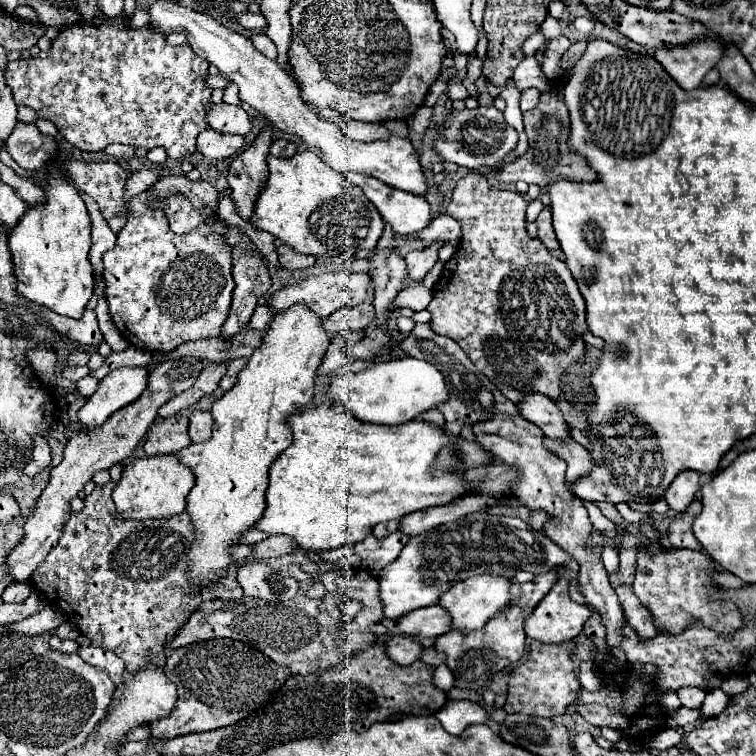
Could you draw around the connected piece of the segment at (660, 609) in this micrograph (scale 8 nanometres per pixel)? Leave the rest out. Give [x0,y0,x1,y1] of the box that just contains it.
[633,544,743,634]

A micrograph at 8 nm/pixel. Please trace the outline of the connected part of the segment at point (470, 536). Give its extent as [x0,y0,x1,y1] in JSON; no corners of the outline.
[379,510,579,618]

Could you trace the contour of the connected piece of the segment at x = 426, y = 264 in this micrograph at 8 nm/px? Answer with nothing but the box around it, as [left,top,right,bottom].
[403,244,441,288]

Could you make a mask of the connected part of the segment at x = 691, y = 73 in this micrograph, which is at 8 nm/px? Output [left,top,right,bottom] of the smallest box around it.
[653,38,723,90]

